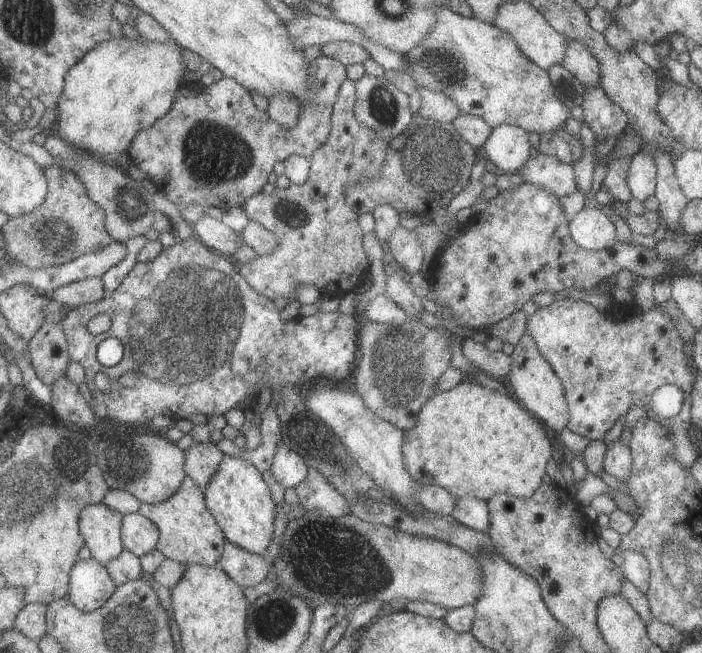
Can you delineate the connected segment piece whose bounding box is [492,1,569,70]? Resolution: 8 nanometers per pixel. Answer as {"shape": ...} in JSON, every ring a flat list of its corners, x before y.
{"shape":[[525,1,502,2,498,6,498,12,494,16,492,25,498,26,504,32,508,32,514,38,515,46,520,48,520,52,543,70,552,68,554,64,560,64,564,60,564,56,566,56,569,39,564,34,556,32,548,24,546,18,536,8,533,8,532,4,528,4]]}

